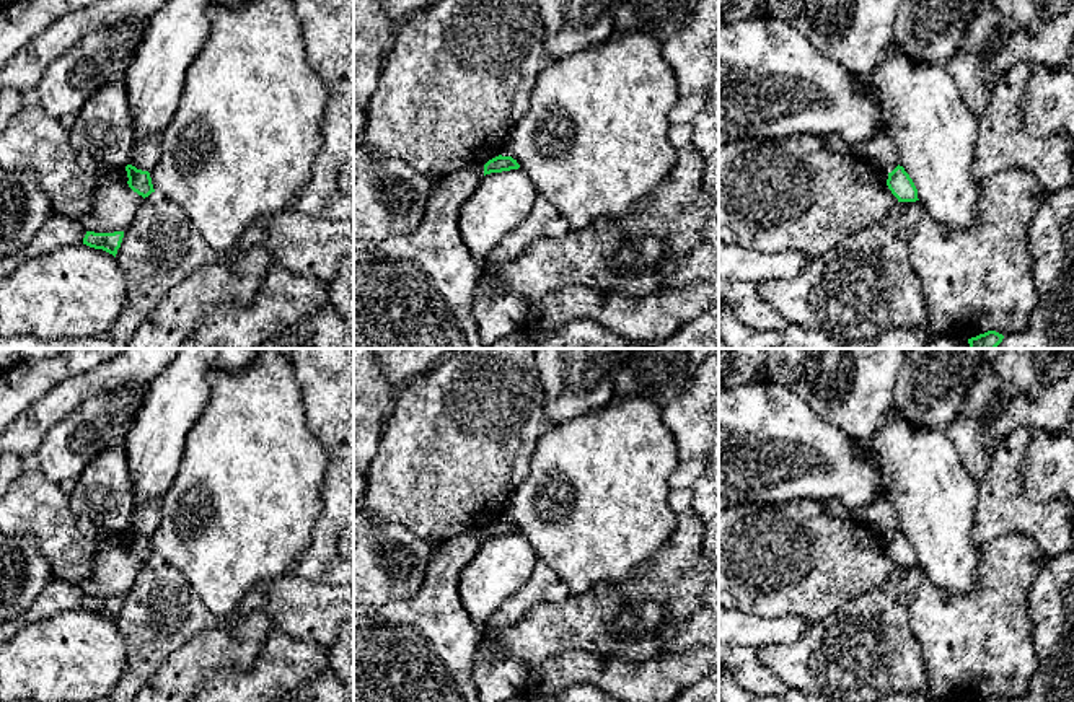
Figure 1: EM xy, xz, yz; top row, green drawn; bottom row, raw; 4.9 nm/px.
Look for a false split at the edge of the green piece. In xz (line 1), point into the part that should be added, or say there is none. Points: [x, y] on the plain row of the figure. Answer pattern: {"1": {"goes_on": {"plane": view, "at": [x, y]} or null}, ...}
{"1": {"goes_on": null}}

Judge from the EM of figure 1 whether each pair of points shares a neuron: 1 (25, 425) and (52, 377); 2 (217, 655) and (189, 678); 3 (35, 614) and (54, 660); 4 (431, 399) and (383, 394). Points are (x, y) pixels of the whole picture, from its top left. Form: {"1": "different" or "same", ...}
{"1": "different", "2": "same", "3": "different", "4": "different"}

